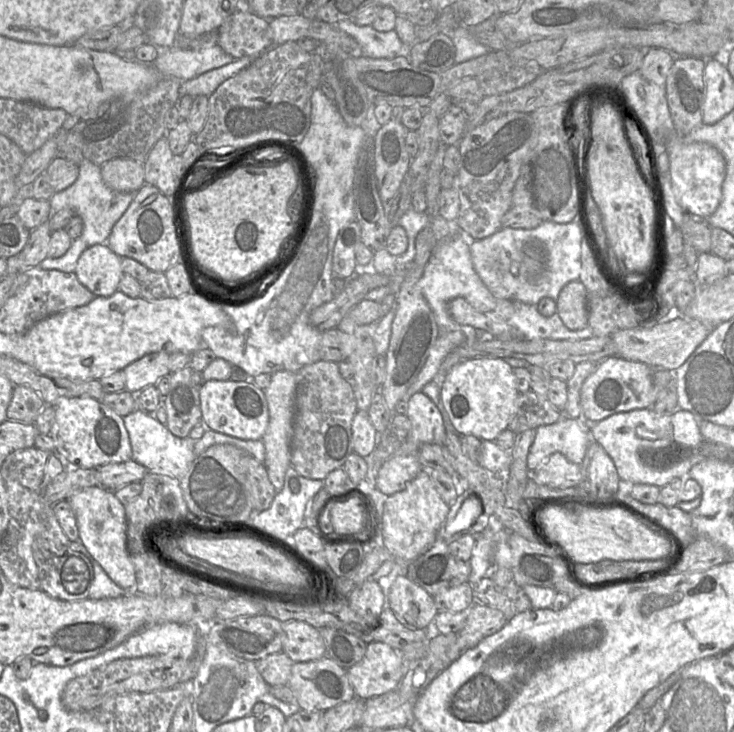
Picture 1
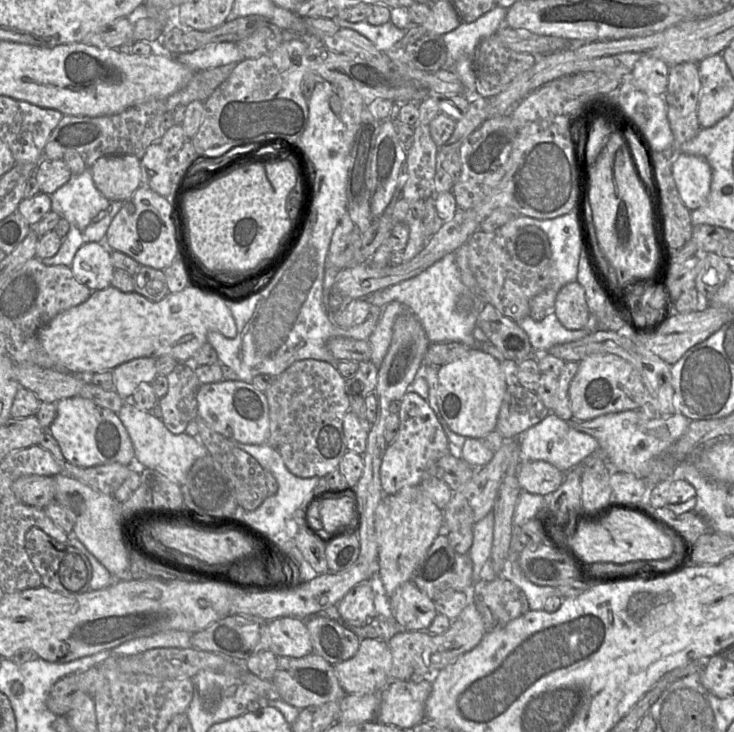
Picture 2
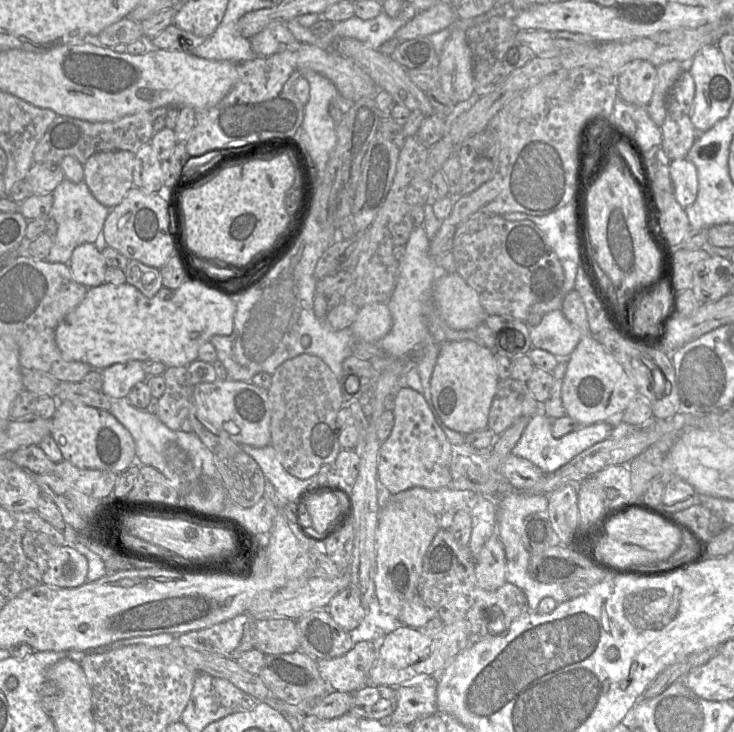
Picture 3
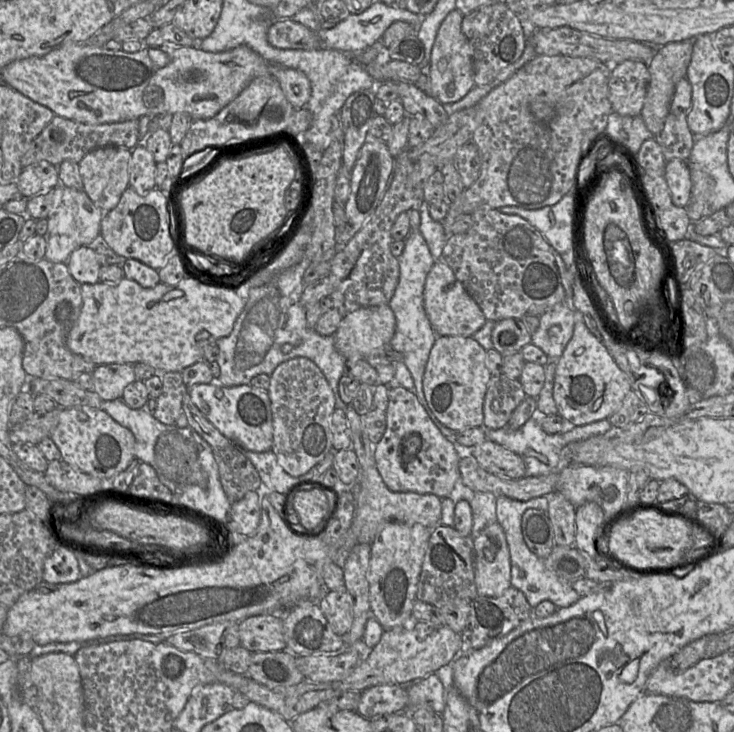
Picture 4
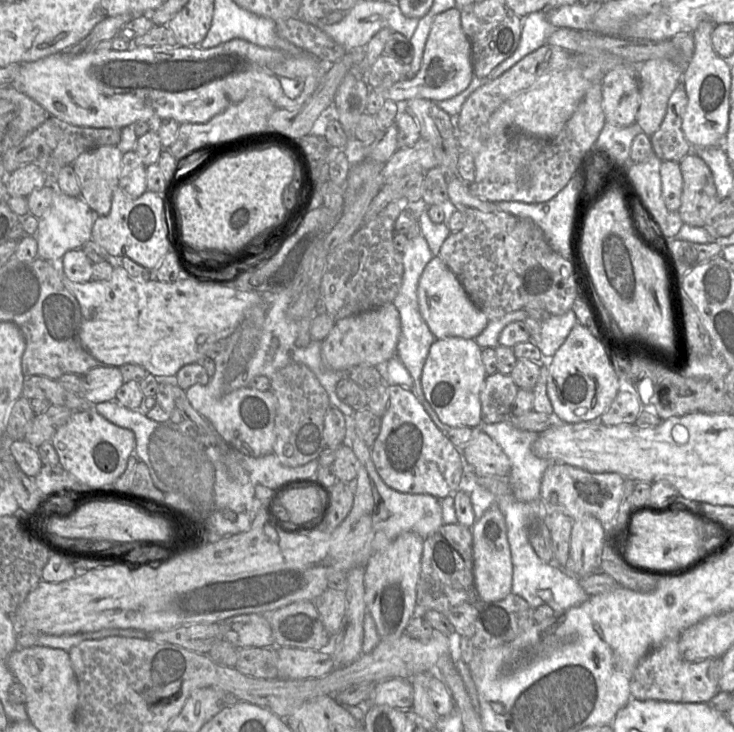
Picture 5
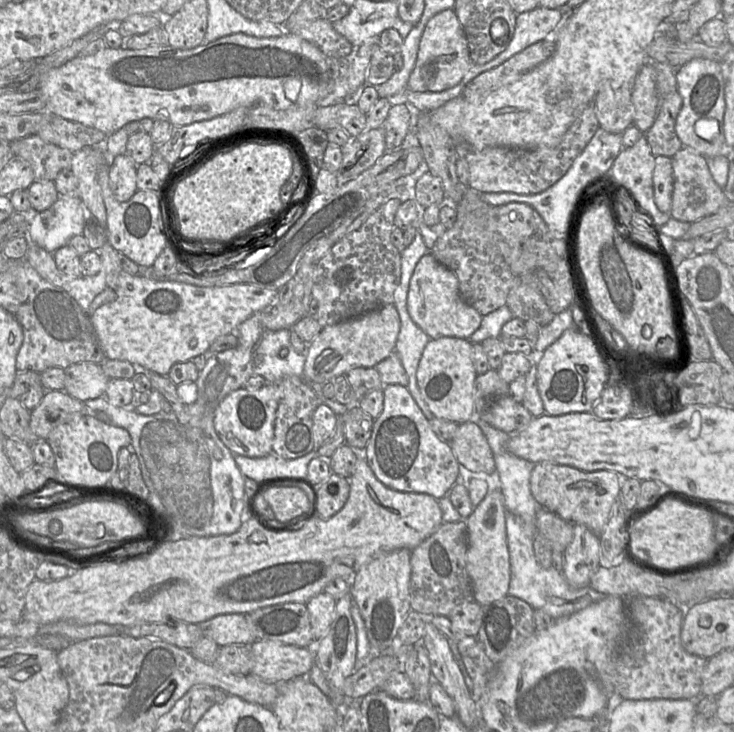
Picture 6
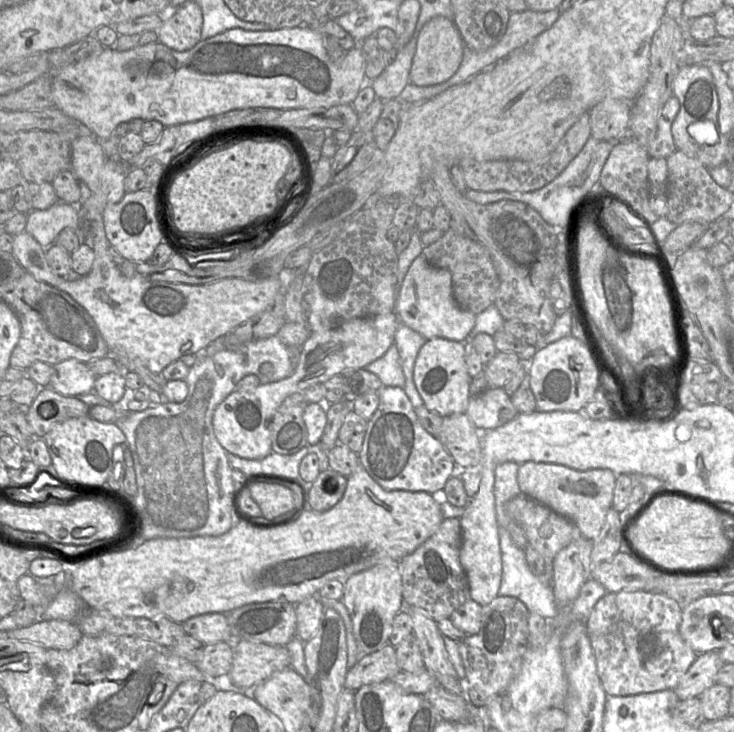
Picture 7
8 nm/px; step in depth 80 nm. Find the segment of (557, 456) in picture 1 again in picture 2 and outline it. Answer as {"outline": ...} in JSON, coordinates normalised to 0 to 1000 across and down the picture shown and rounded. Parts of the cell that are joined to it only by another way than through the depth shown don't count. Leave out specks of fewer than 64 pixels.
{"outline":[[[711,630],[704,653],[711,669],[749,676],[766,663],[770,645],[743,630]]]}

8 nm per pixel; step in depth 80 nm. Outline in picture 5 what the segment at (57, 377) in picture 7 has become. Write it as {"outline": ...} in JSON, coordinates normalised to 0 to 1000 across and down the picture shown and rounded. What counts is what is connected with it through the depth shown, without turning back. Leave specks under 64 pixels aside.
{"outline":[[[136,497],[114,514],[113,542],[124,552],[155,546],[162,529],[169,523],[162,501]]]}

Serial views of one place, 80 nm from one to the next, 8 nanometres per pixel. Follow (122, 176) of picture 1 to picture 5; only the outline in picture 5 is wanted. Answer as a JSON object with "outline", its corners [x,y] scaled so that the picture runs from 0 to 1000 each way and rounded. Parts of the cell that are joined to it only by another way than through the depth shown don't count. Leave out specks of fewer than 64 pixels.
{"outline":[[[136,199],[113,208],[98,223],[110,270],[134,295],[150,290],[153,266],[162,253],[166,214],[159,199]]]}

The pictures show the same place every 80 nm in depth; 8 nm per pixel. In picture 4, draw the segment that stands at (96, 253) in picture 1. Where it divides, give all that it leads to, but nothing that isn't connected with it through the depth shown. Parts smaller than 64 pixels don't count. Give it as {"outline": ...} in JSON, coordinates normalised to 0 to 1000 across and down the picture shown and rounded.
{"outline":[[[110,336],[102,340],[90,357],[95,376],[108,388],[135,385],[135,359],[125,336]]]}

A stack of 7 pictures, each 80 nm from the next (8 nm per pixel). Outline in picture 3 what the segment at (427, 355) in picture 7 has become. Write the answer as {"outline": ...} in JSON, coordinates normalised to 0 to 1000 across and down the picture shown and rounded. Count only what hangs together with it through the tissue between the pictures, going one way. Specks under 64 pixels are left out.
{"outline":[[[642,464],[602,467],[586,523],[590,556],[604,578],[621,590],[635,594],[663,585],[680,519],[668,475]]]}

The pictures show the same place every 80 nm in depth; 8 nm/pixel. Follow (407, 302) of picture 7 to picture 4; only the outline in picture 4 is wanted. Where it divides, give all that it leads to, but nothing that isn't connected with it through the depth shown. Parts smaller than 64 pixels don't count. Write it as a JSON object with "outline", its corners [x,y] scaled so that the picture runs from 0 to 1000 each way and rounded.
{"outline":[[[602,354],[594,355],[580,378],[578,421],[595,459],[640,460],[663,439],[654,418]]]}

